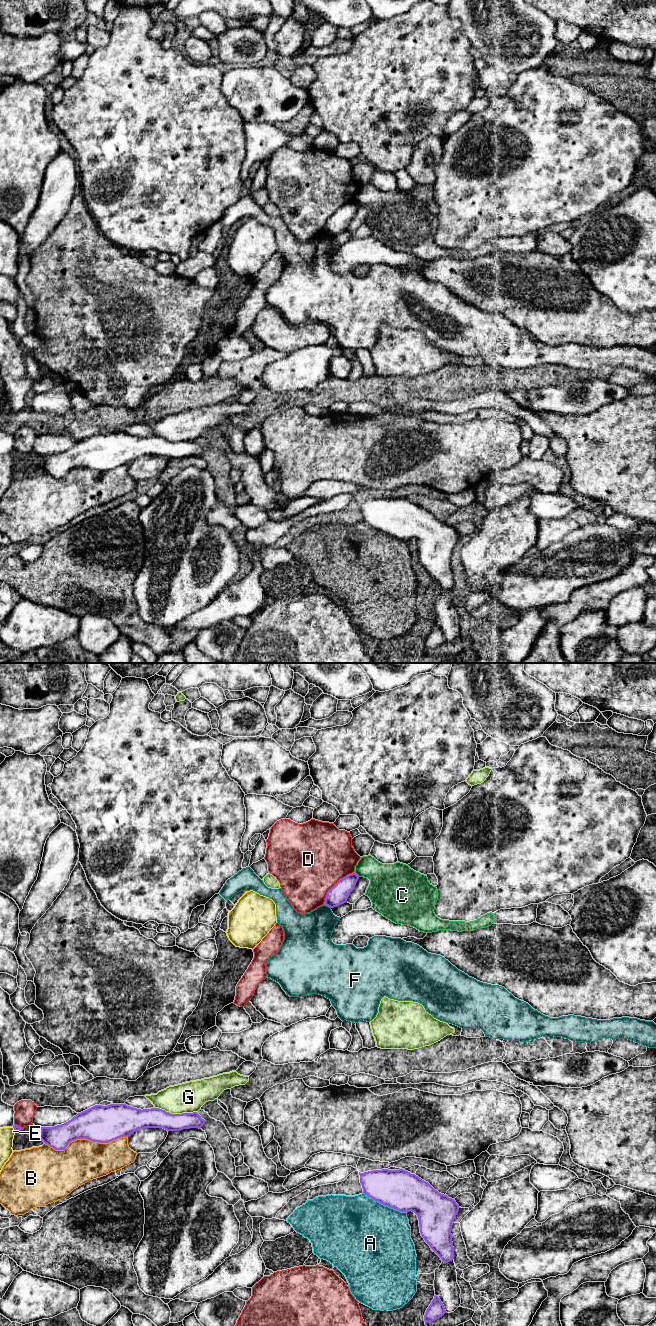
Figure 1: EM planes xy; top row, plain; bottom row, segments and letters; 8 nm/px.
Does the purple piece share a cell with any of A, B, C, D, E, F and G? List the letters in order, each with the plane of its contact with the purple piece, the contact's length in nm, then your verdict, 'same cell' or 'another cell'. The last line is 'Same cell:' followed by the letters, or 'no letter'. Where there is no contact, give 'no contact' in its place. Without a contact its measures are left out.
A: xy | 400 nm | another cell
B: xy | 650 nm | another cell
C: xy | 60 nm | another cell
D: xy | 380 nm | another cell
E: xy | 50 nm | another cell
F: xy | 70 nm | another cell
G: xy | 340 nm | another cell
Same cell: no letter

